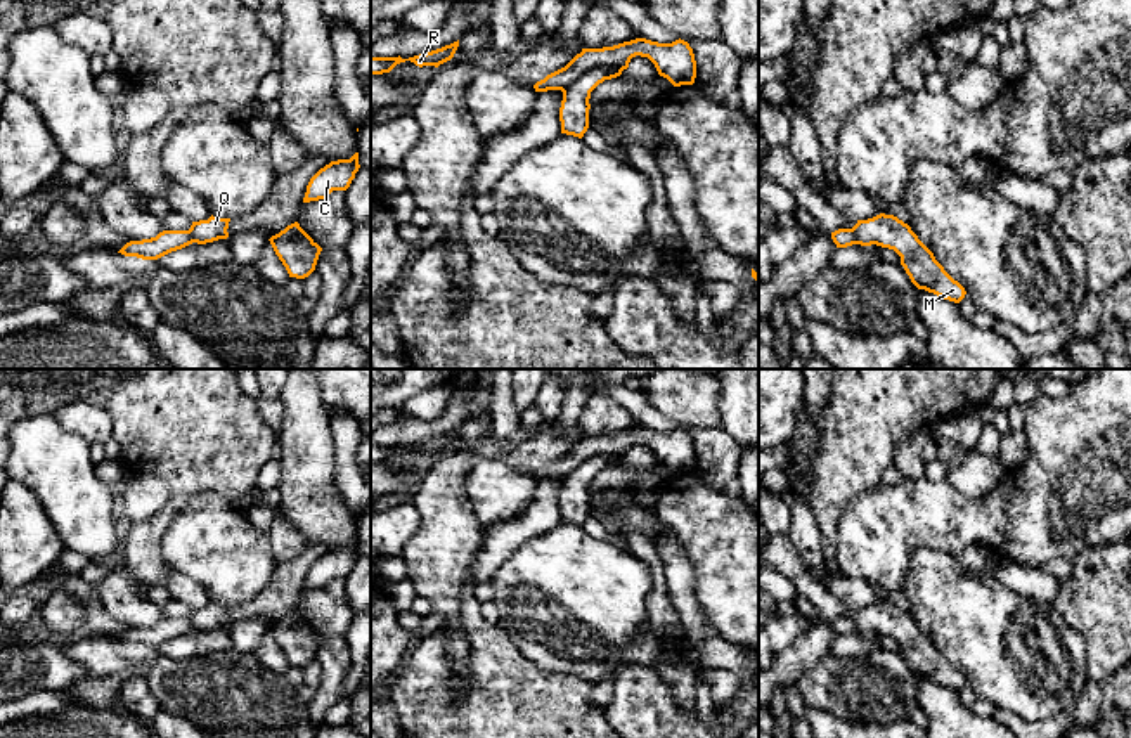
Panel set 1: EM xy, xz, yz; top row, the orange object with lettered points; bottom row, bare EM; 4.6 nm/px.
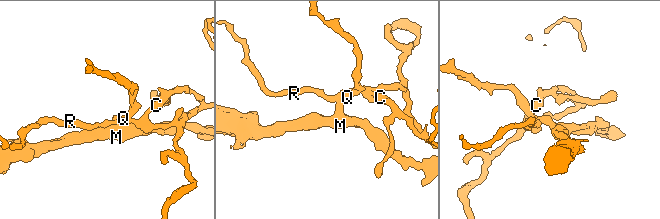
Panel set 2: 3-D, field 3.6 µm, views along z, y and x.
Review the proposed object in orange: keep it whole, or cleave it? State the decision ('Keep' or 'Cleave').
Cleave

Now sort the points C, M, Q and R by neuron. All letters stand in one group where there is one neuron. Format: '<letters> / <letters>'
C R / M Q

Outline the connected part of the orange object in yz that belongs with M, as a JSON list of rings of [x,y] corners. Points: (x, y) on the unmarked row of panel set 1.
[[[880,601],[868,608],[857,608],[852,620],[861,634],[876,632],[894,638],[918,677],[925,677],[954,691],[965,686],[965,676],[944,658],[911,615],[897,605]]]

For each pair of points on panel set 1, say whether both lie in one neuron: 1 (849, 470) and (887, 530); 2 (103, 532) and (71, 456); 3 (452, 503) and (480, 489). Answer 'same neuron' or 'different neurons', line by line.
1: different neurons
2: same neuron
3: different neurons

